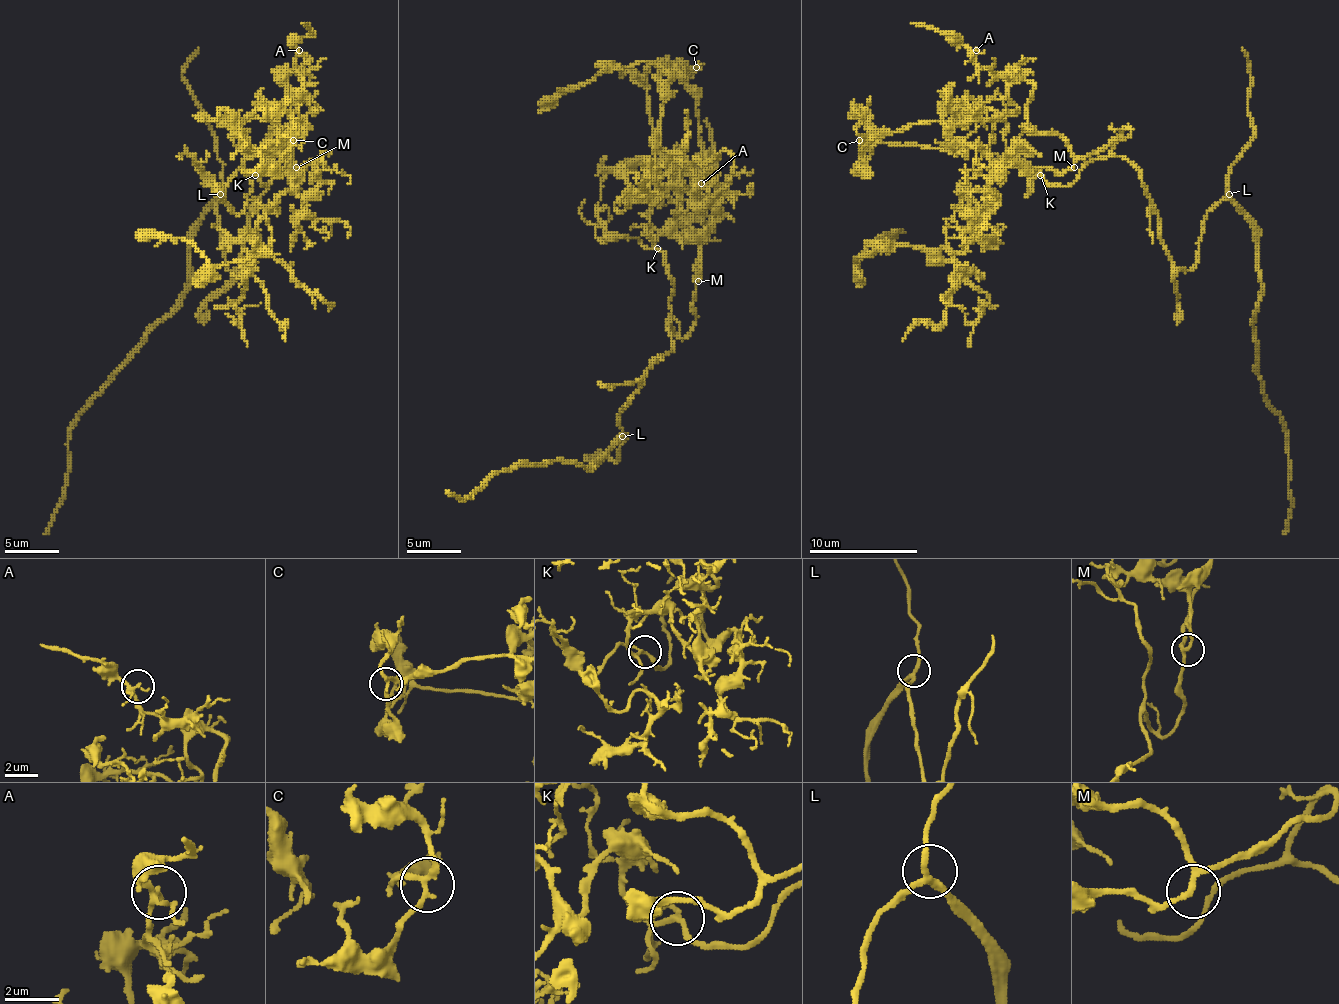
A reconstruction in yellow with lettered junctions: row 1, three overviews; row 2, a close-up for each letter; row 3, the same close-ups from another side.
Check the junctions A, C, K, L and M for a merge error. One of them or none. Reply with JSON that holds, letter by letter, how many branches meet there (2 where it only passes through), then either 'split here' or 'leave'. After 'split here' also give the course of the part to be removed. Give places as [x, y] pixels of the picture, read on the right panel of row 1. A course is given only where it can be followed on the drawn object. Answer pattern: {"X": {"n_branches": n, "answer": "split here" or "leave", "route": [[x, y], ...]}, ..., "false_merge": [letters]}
{"A": {"n_branches": 3, "answer": "leave"}, "C": {"n_branches": 3, "answer": "leave"}, "K": {"n_branches": 3, "answer": "leave"}, "L": {"n_branches": 3, "answer": "leave"}, "M": {"n_branches": 3, "answer": "leave"}, "false_merge": []}

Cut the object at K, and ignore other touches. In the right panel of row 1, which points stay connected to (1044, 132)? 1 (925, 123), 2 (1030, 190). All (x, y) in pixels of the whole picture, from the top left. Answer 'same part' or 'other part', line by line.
1: same part
2: other part

